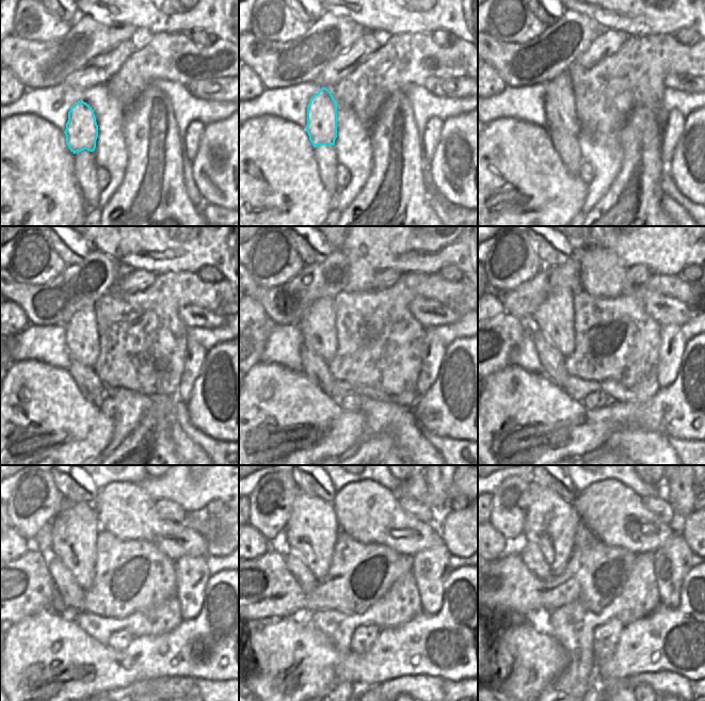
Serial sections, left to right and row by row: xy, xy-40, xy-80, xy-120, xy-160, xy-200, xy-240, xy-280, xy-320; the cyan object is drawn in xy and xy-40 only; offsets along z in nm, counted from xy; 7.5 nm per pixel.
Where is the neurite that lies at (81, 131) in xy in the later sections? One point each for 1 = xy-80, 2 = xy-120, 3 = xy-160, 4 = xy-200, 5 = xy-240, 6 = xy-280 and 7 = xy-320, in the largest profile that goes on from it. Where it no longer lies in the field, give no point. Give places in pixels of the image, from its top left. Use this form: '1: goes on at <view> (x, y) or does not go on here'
1: goes on at xy-80 (559, 102)
2: goes on at xy-120 (82, 343)
3: goes on at xy-160 (317, 325)
4: goes on at xy-200 (555, 317)
5: goes on at xy-240 (75, 529)
6: goes on at xy-280 (311, 529)
7: goes on at xy-320 (550, 523)

